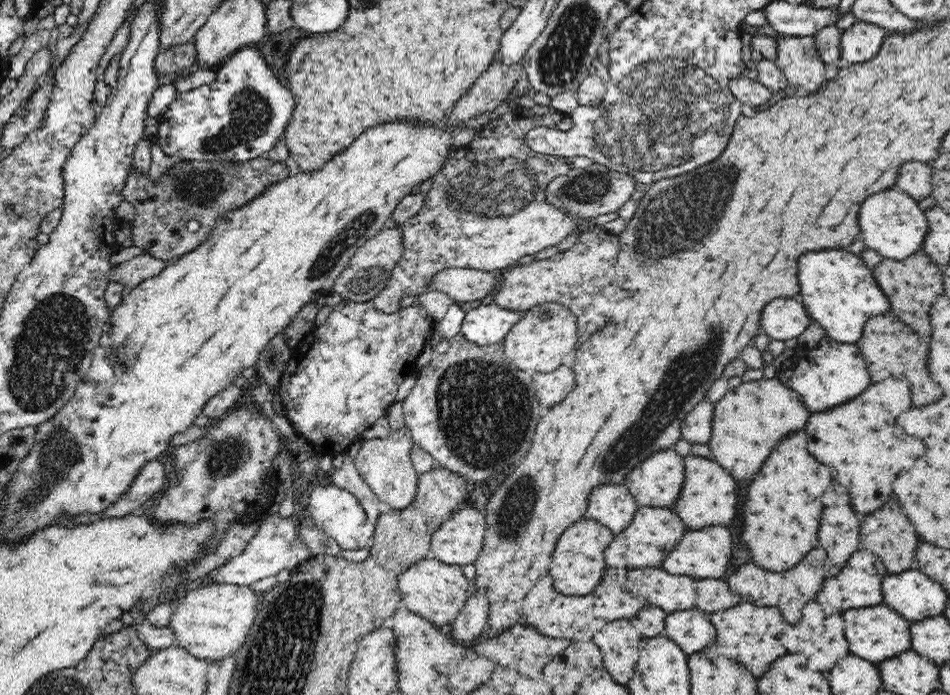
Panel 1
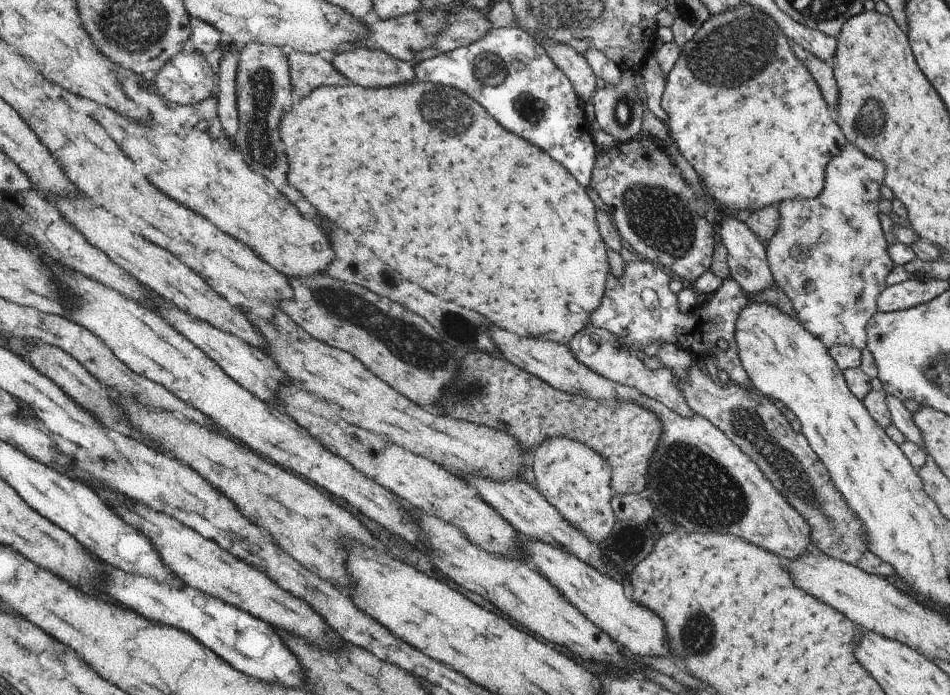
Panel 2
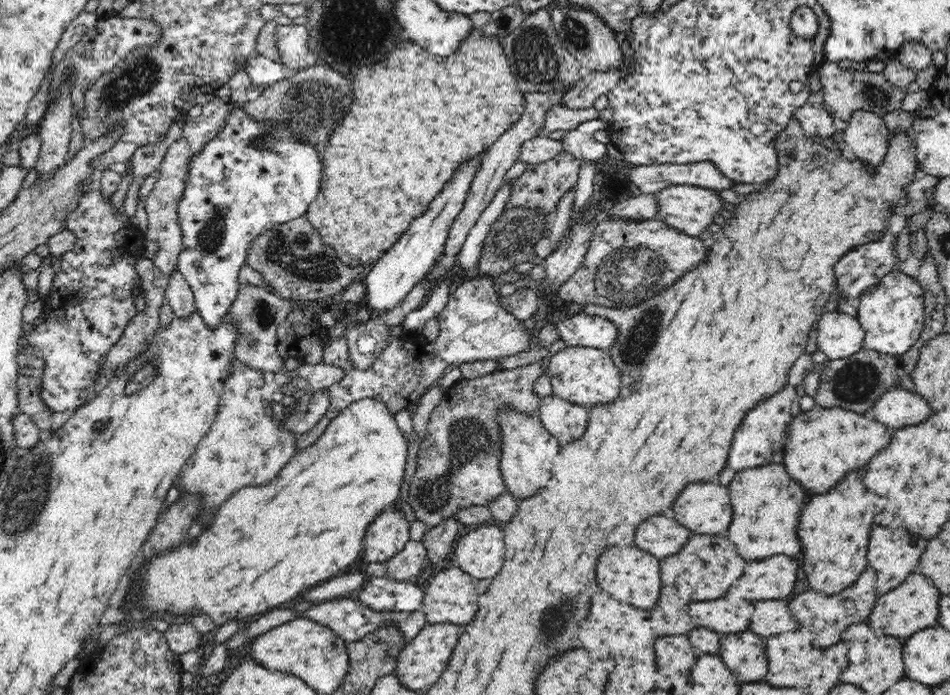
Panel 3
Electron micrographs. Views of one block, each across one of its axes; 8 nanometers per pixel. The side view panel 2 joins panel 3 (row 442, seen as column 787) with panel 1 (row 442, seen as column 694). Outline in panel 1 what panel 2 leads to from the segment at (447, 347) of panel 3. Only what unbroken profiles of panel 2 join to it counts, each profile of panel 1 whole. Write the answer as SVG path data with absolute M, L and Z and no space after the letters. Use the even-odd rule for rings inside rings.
M343 299L333 306L325 323L314 326L296 346L295 355L277 386L285 418L292 423L296 434L305 438L321 455L346 452L360 440L364 430L368 430L378 418L386 416L405 376L413 373L416 359L435 330L433 325L434 320L421 304L416 306L407 302L392 314L376 309L373 301Z

